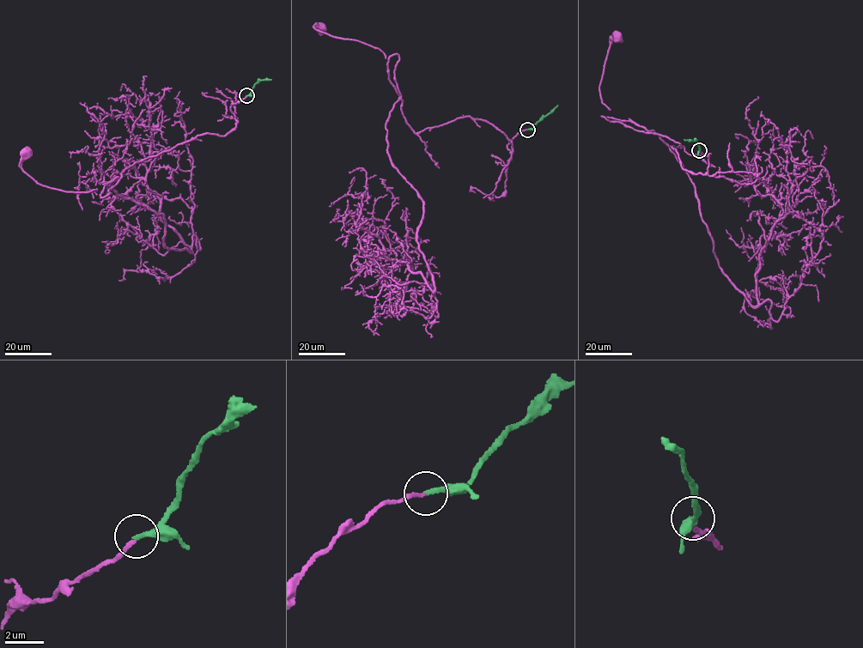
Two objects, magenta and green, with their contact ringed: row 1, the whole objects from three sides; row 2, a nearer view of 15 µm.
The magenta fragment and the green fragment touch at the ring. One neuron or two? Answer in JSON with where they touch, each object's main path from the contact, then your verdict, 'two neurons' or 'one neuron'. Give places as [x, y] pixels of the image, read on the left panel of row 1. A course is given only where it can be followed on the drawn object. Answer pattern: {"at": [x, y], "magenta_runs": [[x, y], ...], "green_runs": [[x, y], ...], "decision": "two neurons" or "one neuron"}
{"at": [246, 95], "magenta_runs": [[246, 96], [231, 106], [234, 129], [197, 135], [130, 166], [102, 196], [37, 184], [21, 166], [27, 152]], "green_runs": [[246, 95], [258, 81], [271, 79]], "decision": "one neuron"}

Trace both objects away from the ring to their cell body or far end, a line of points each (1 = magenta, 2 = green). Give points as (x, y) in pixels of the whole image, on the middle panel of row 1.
1: (527, 130), (510, 152), (502, 132), (469, 117), (416, 133), (402, 112), (398, 55), (388, 61), (320, 29)
2: (527, 130), (557, 105)

